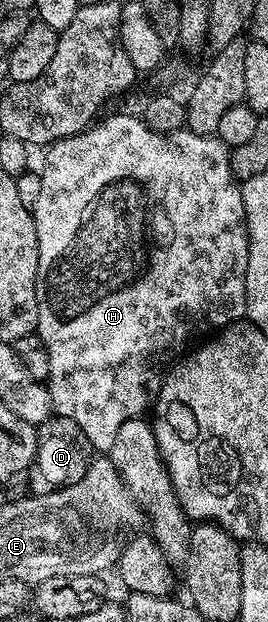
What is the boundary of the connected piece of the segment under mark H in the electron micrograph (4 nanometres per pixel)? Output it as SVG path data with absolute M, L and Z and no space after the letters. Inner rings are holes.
M117 113L114 117L107 118L106 121L98 120L90 125L88 129L84 129L83 132L64 137L62 141L55 141L44 150L45 166L40 166L39 169L41 174L39 203L35 203L31 207L33 222L35 223L35 235L37 236L37 250L39 251L39 259L37 260L37 327L35 332L43 339L43 343L47 347L47 356L51 359L51 371L49 372L47 388L53 400L54 414L79 423L79 427L83 427L83 435L87 435L87 439L98 454L108 454L109 448L115 443L115 435L119 431L119 427L123 427L123 423L127 423L127 419L142 416L146 412L144 409L147 408L146 410L148 410L156 402L161 393L161 382L166 376L167 370L186 352L187 346L185 344L196 333L210 332L209 334L212 334L214 331L220 331L225 326L232 325L233 322L242 320L246 316L245 276L247 275L247 259L249 258L249 232L245 226L245 208L243 207L241 185L238 178L233 176L233 168L229 158L230 152L230 146L222 143L215 135L190 133L188 128L180 129L178 133L156 133L151 131L151 127L145 125L140 116L132 117L129 113Z

